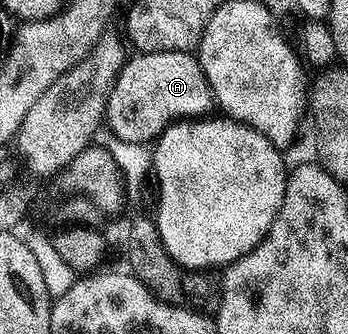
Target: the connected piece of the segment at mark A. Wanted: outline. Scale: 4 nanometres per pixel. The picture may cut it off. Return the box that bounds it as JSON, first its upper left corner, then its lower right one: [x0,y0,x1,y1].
[104,52,214,146]

